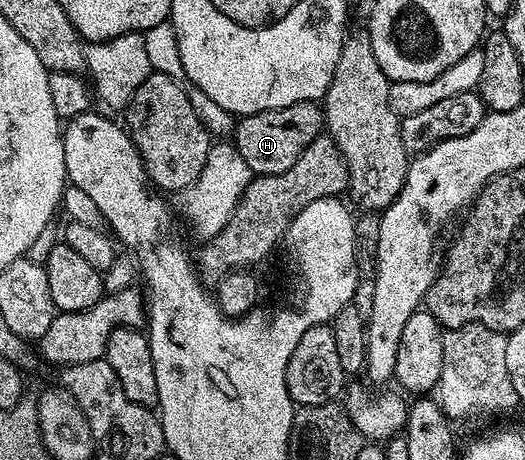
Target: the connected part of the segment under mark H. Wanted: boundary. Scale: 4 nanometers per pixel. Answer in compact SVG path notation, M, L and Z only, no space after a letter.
M301 102L288 104L288 108L276 108L248 114L237 119L232 133L234 147L244 156L244 164L248 164L251 175L279 174L288 172L296 160L312 144L312 140L320 137L324 130L324 115L318 102Z

